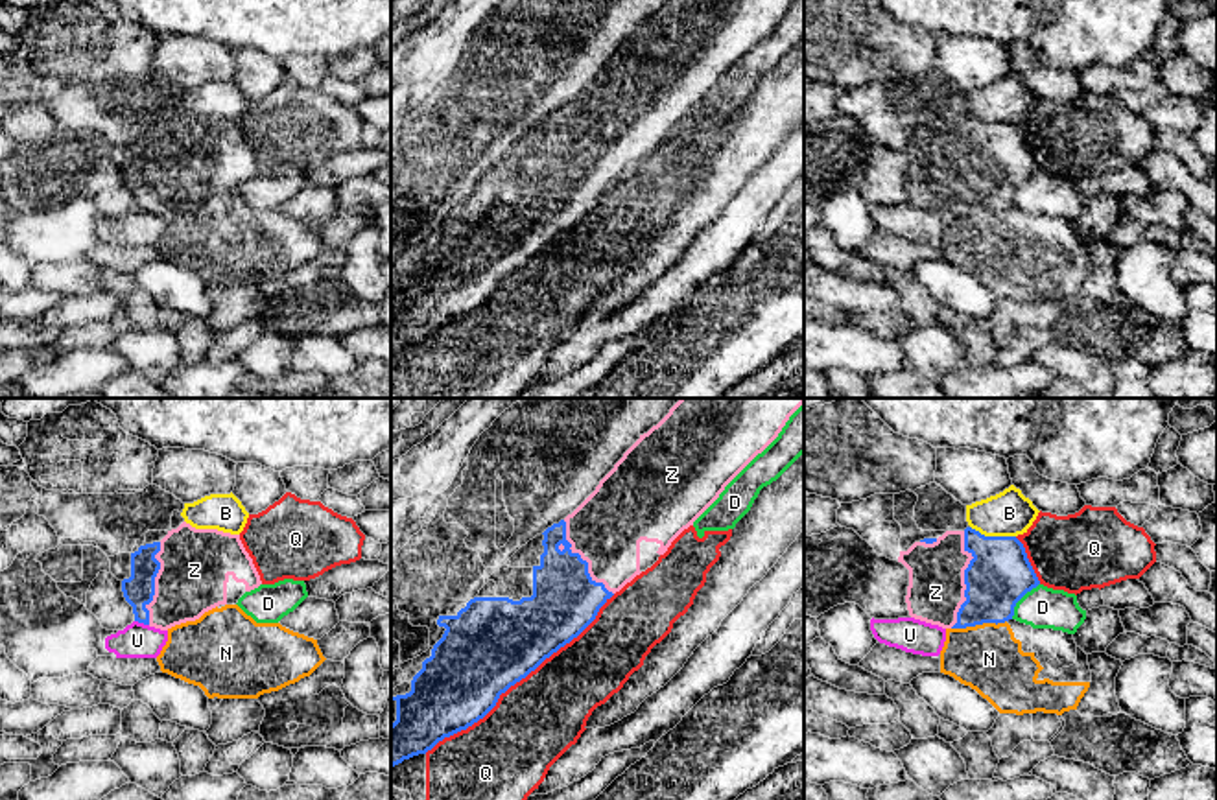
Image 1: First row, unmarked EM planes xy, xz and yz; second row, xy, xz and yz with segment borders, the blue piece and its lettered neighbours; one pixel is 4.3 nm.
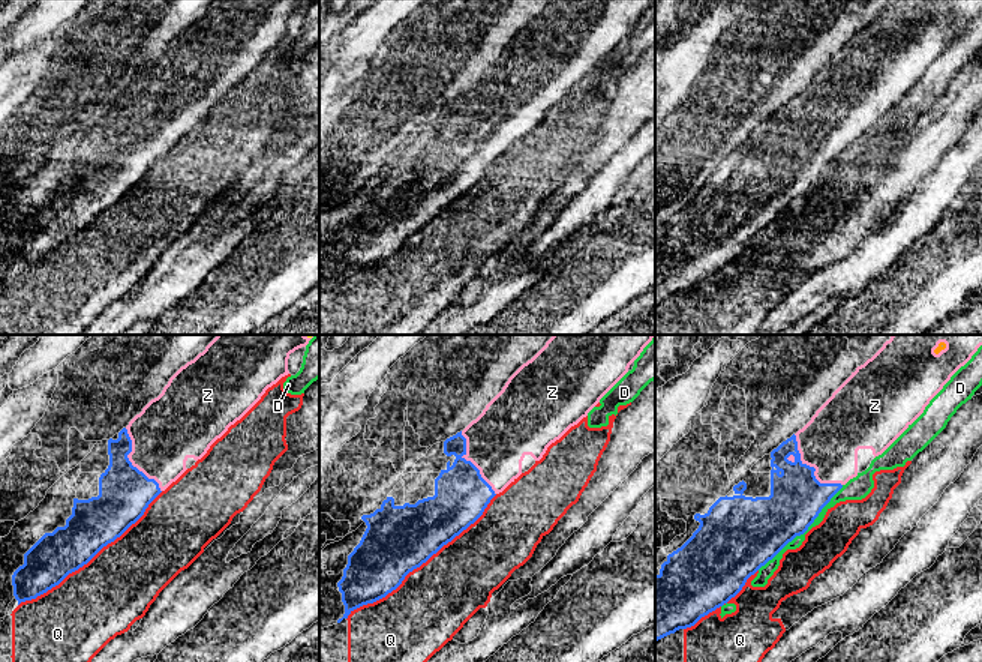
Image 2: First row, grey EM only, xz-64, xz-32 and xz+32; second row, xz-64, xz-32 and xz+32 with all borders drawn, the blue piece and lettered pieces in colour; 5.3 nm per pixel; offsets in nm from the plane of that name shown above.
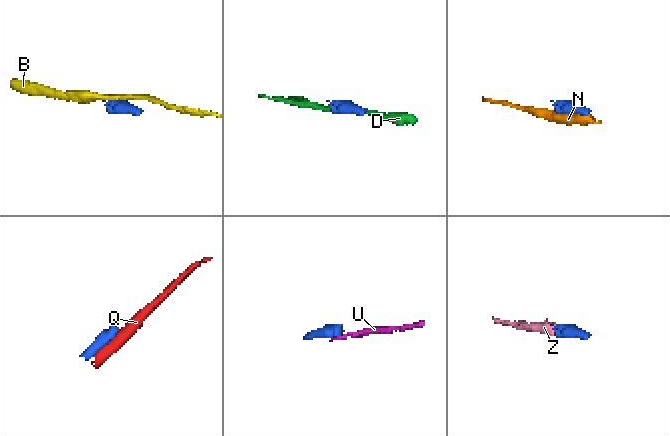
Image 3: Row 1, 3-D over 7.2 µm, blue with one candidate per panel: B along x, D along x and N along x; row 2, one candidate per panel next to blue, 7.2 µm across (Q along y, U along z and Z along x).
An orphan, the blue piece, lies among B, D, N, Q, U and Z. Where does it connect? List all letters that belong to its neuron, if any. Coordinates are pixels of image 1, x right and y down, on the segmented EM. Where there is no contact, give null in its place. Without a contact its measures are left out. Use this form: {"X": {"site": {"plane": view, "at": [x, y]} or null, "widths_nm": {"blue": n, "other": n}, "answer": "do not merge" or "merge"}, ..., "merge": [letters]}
{"B": {"site": {"plane": "yz", "at": [992, 537]}, "widths_nm": {"blue": 280, "other": 200}, "answer": "do not merge"}, "D": {"site": {"plane": "yz", "at": [1020, 598]}, "widths_nm": {"blue": 280, "other": 180}, "answer": "do not merge"}, "N": {"site": {"plane": "yz", "at": [978, 623]}, "widths_nm": {"blue": 280, "other": 300}, "answer": "do not merge"}, "Q": {"site": {"plane": "xz", "at": [519, 681]}, "widths_nm": {"blue": 400, "other": 380}, "answer": "do not merge"}, "U": {"site": {"plane": "xy", "at": [142, 622]}, "widths_nm": {"blue": 140, "other": 160}, "answer": "do not merge"}, "Z": {"site": {"plane": "yz", "at": [965, 579]}, "widths_nm": {"blue": 280, "other": 240}, "answer": "merge"}, "merge": ["Z"]}

